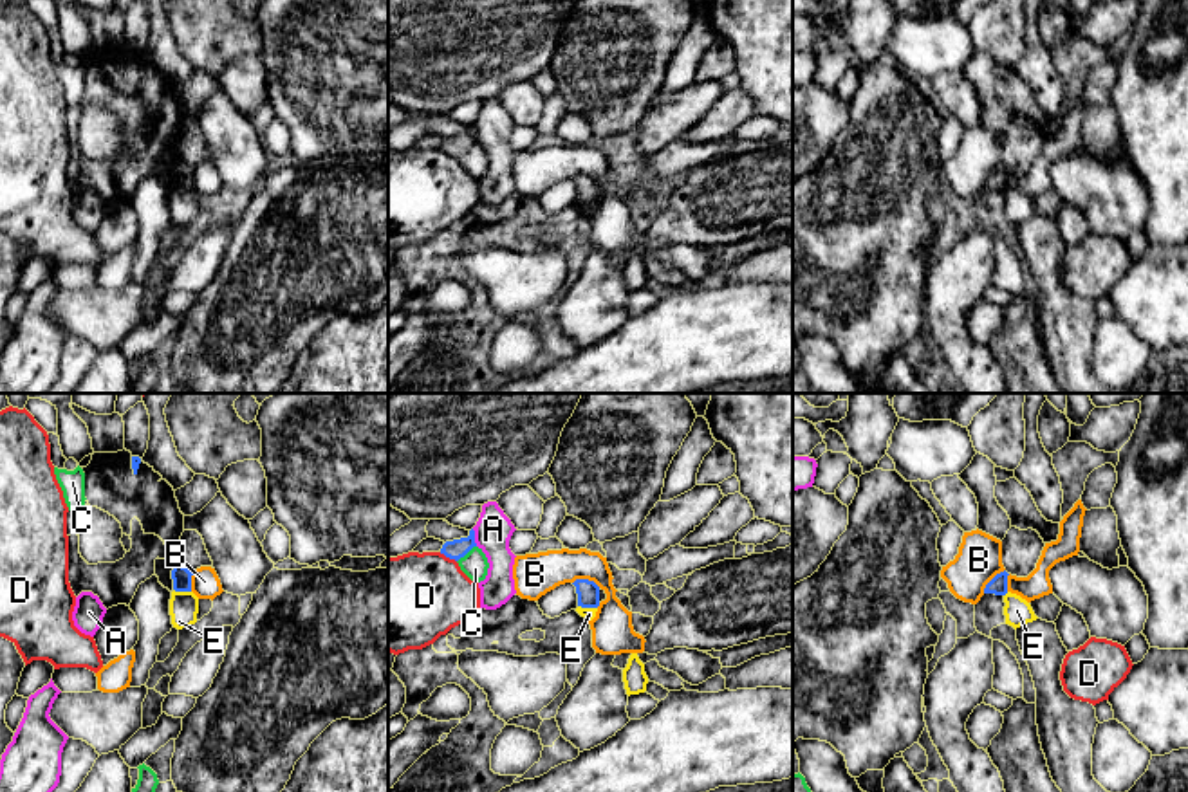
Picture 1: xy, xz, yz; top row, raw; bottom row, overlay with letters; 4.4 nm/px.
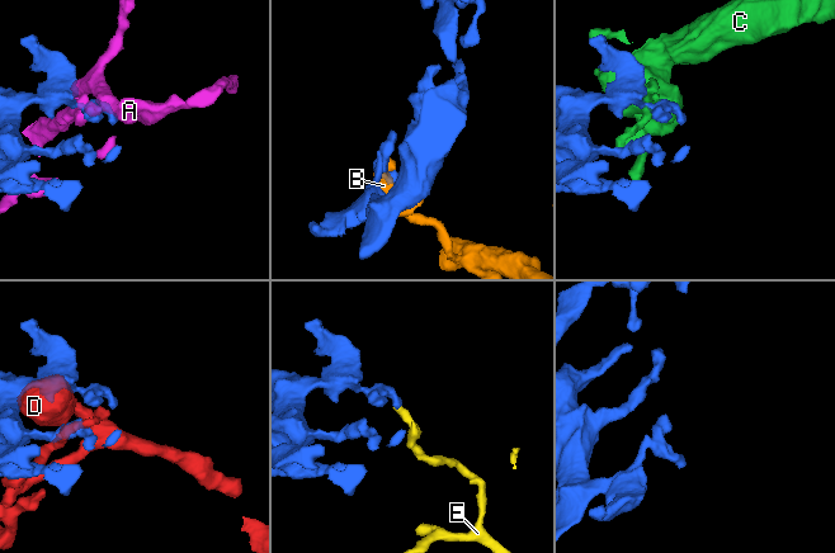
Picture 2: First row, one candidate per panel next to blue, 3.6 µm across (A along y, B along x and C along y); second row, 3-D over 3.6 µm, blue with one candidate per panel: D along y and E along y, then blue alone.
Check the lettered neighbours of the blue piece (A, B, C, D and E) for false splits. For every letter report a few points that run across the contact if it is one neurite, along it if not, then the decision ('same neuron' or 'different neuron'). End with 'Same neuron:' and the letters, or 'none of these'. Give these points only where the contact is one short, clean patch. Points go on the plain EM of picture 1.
A: line xz (472, 125), (477, 141); different neuron
B: line xz (573, 177), (593, 175), (600, 183); different neuron
C: different neuron
D: different neuron
E: line xz (578, 201), (596, 204); different neuron
Same neuron: none of these

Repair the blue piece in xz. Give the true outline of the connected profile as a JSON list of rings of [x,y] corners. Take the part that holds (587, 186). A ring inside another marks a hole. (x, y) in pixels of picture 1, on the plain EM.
[[[576,175],[572,179],[578,189],[578,202],[598,204],[599,202],[599,182],[589,175]]]

